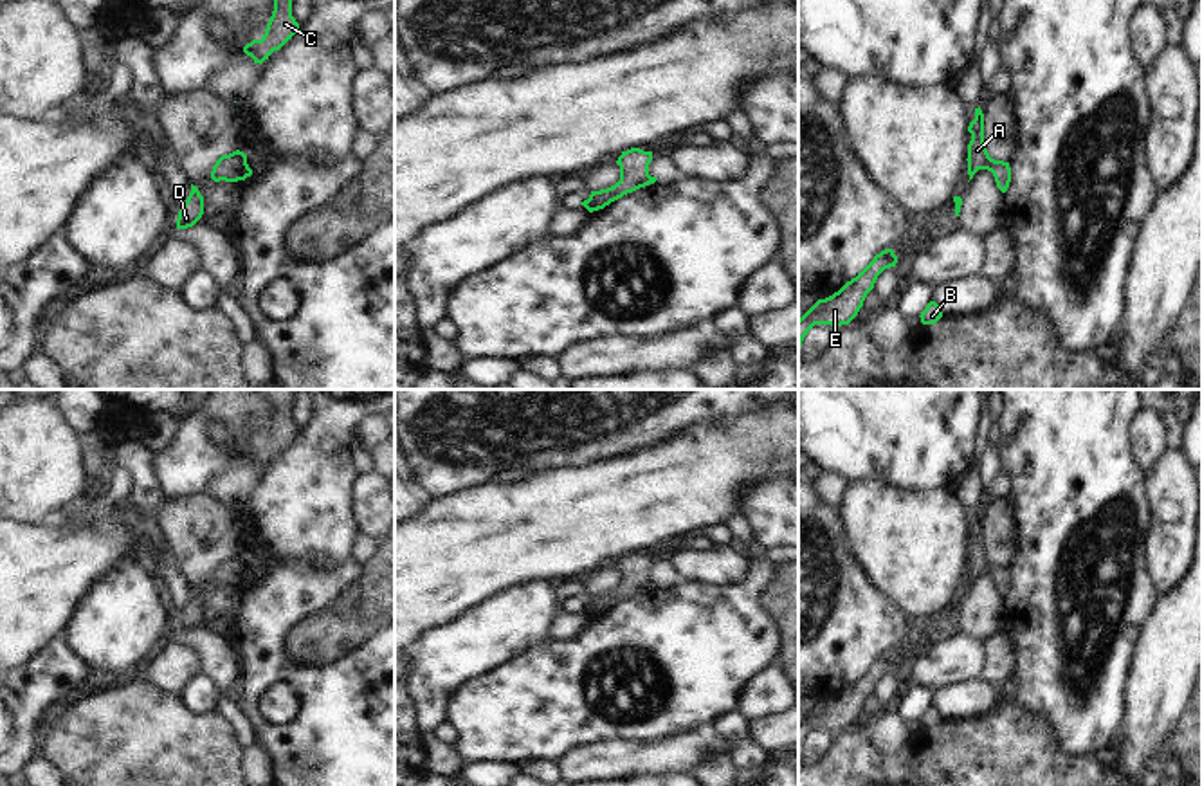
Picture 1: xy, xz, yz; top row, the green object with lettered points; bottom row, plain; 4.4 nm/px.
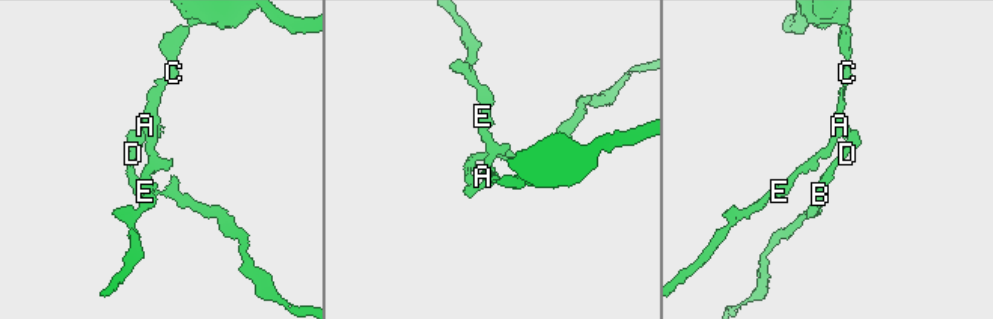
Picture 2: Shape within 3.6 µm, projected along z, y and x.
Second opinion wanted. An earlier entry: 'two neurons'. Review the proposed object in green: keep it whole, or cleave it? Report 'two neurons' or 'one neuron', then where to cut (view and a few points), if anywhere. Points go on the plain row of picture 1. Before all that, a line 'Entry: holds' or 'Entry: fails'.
Entry: fails
one neuron; cut none

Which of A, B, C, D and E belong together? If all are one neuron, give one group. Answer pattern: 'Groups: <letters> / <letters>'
Groups: A B C D E

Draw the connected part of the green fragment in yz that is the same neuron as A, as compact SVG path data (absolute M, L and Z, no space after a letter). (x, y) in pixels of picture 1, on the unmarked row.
M980 510L975 512L975 523L970 526L968 535L971 537L966 562L970 584L979 573L988 573L993 577L997 591L1006 597L1011 586L1011 571L1009 566L989 561L984 550L984 517Z

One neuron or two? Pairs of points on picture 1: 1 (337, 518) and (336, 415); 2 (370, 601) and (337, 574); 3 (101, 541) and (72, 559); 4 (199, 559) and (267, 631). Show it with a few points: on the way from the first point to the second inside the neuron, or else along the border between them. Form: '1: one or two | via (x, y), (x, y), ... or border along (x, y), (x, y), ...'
1: one | via (328, 493), (328, 440)
2: two | border along (363, 565), (359, 577), (316, 610)
3: one | via (94, 547), (80, 552)
4: two | border along (236, 586), (238, 612), (222, 633)

